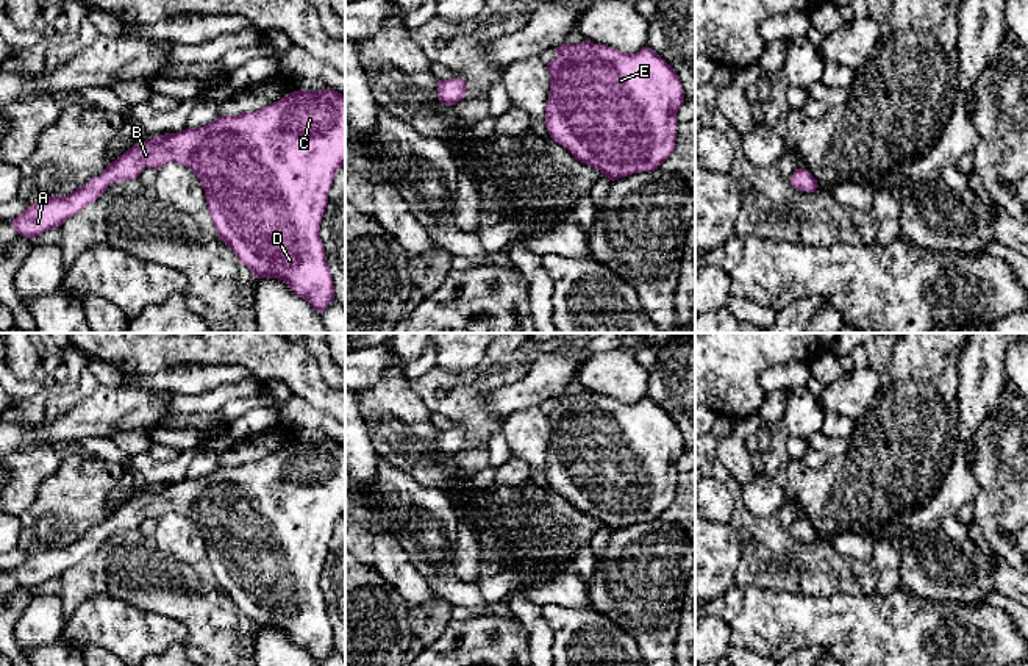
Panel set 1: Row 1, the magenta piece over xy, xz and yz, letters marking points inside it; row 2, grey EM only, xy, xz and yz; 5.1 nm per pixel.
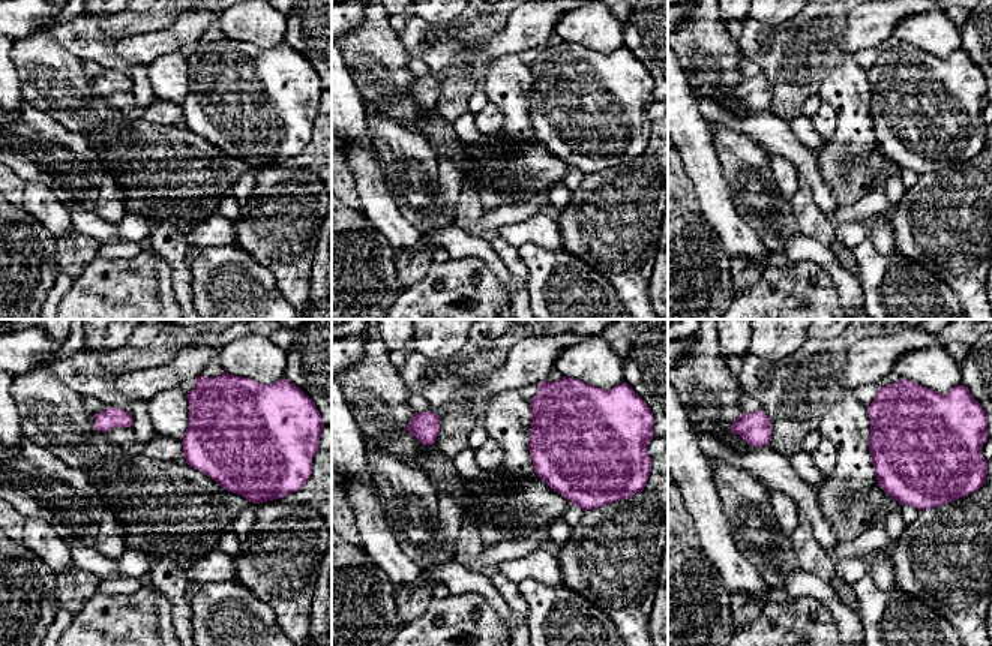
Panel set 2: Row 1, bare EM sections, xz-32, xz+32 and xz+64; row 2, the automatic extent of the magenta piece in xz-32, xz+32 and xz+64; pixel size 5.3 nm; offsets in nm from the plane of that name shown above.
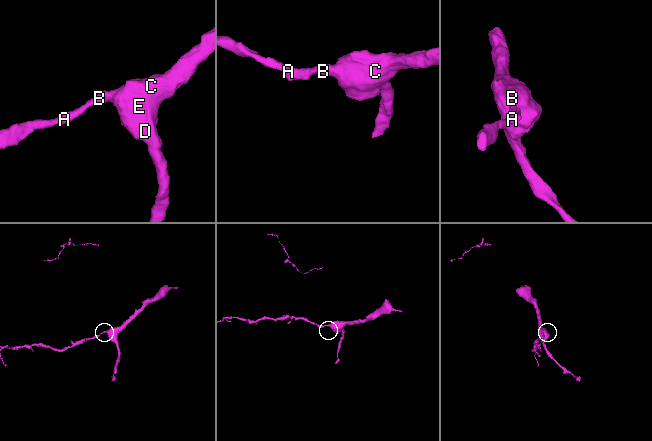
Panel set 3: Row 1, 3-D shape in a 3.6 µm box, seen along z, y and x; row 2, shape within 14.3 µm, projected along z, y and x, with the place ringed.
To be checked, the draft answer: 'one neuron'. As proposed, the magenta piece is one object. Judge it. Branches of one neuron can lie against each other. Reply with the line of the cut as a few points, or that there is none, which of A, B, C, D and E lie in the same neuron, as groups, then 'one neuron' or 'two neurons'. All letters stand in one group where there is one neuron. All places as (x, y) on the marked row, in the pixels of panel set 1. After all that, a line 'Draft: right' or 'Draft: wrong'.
no cut | A B C D E | one neuron
Draft: right

